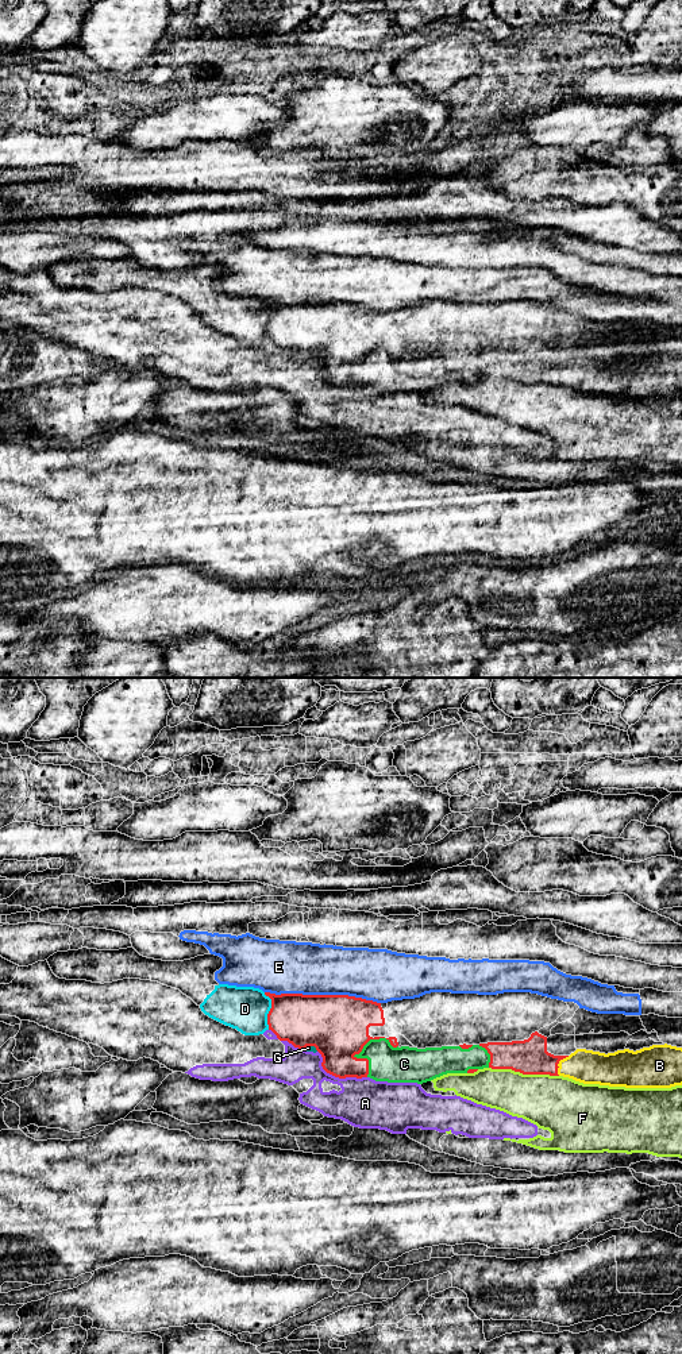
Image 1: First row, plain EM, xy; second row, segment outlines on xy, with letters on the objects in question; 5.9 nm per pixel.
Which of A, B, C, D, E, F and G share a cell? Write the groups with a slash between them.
A / B C / D G / E / F

